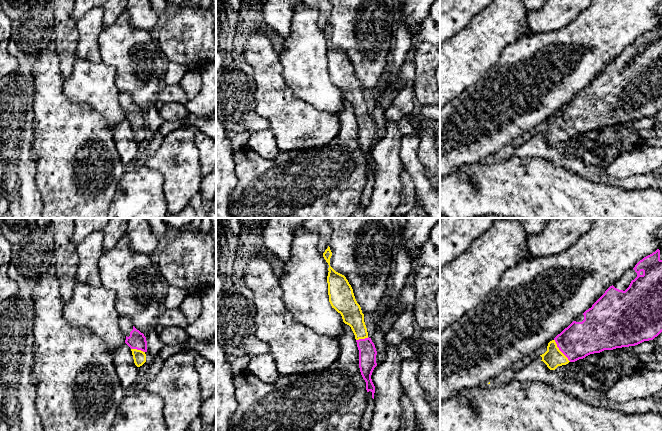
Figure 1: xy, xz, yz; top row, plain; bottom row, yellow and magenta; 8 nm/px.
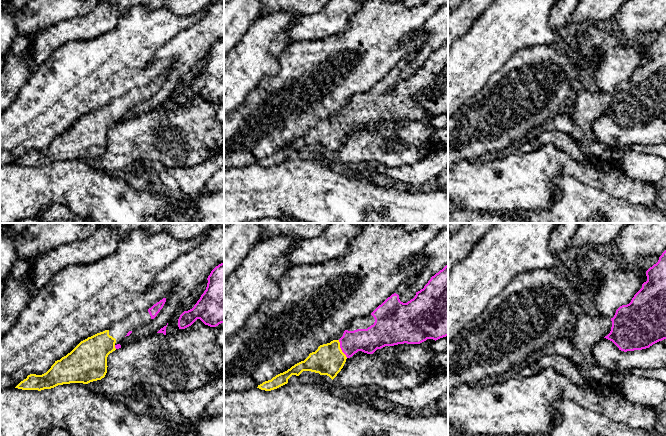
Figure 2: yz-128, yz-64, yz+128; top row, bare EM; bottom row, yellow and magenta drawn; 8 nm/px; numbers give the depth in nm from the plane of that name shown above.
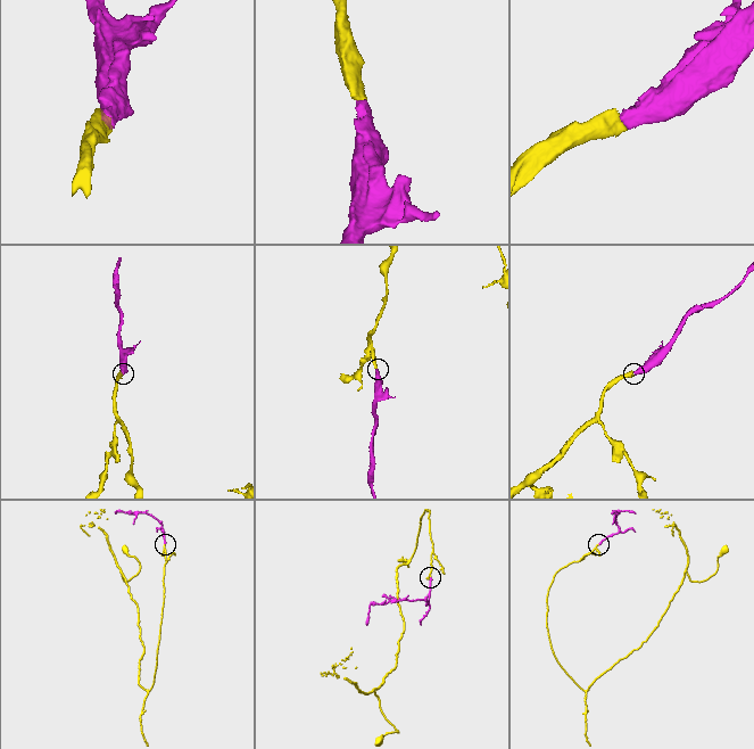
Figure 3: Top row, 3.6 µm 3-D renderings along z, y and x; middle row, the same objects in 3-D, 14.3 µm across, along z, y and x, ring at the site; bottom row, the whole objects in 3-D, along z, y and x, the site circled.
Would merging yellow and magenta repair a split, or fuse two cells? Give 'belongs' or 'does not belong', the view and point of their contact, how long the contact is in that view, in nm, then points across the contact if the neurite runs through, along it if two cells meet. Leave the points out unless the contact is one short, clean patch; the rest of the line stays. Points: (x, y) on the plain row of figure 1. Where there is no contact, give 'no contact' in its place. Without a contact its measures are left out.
belongs | yz (559, 126) | 220 nm | across yz (553, 133), (559, 126), (580, 115)

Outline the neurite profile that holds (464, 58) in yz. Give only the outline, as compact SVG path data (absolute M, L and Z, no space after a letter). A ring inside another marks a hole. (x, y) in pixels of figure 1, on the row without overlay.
M492 0L465 28L442 44L440 47L440 110L493 68L504 47L531 34L528 30L527 13L528 10L522 0Z

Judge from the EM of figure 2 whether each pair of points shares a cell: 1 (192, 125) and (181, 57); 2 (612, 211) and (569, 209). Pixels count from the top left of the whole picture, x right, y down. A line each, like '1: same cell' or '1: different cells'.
1: different cells
2: same cell

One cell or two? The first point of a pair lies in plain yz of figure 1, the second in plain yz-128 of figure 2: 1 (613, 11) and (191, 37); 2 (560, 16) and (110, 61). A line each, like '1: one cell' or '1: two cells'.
1: two cells
2: two cells

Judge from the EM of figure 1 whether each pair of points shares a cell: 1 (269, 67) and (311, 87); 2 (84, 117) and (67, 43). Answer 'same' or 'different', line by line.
1: different
2: different

